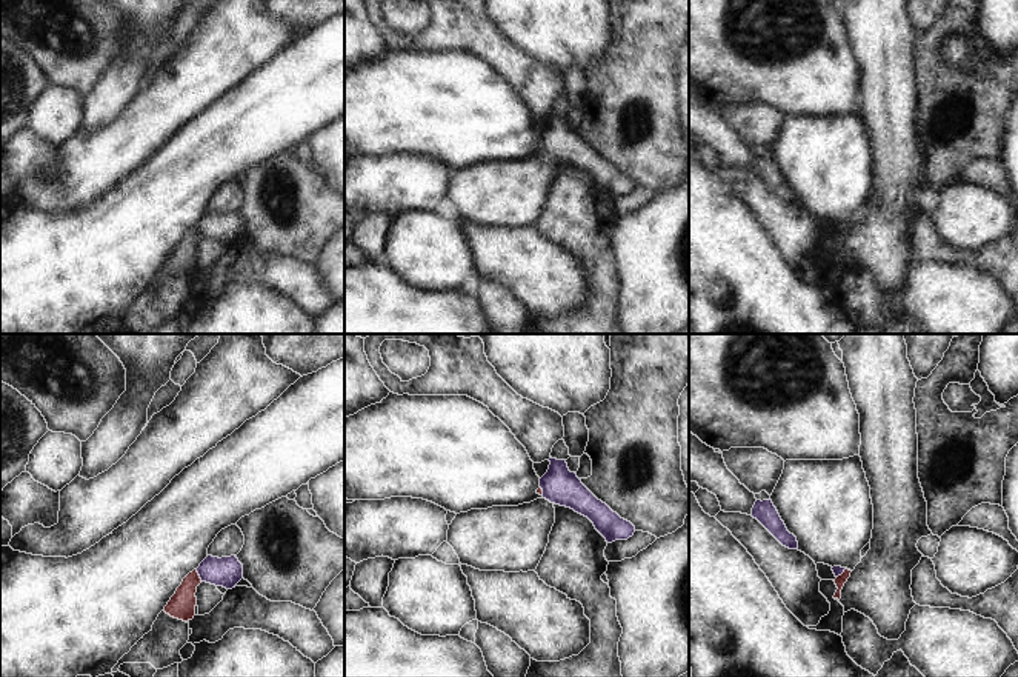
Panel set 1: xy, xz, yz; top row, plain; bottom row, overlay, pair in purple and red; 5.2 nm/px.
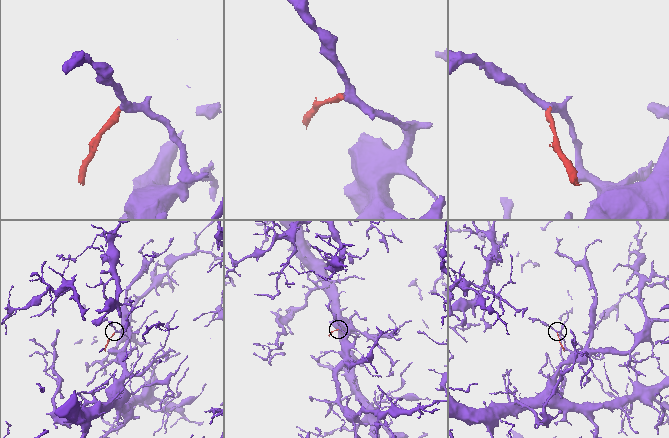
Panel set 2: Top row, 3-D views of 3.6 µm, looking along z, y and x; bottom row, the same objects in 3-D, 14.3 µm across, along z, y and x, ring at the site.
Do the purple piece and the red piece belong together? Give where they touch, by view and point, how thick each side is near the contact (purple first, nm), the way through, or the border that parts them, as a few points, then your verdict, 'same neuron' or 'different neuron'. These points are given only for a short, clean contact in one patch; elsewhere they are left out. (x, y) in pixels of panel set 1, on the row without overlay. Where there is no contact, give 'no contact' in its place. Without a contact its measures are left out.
xy (199, 230) | 160/140 nm | along xy (196, 225), (202, 236) | different neuron

